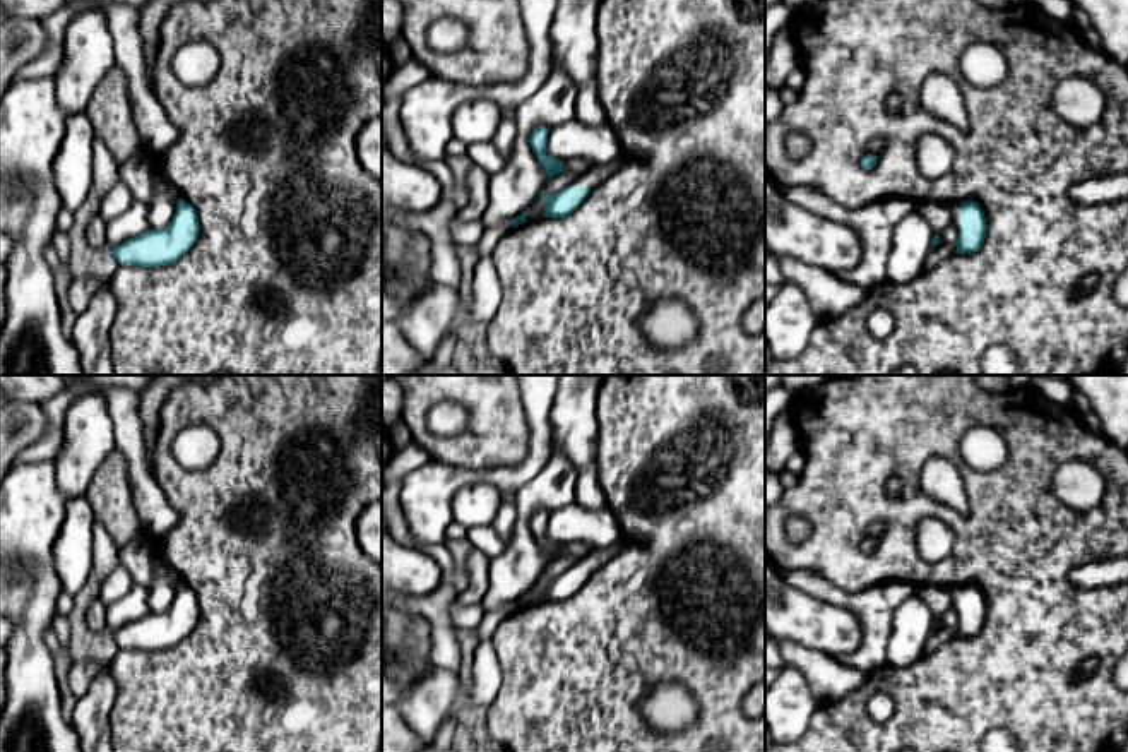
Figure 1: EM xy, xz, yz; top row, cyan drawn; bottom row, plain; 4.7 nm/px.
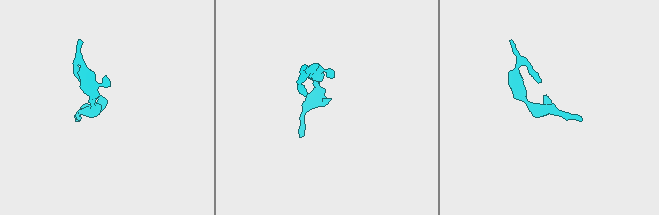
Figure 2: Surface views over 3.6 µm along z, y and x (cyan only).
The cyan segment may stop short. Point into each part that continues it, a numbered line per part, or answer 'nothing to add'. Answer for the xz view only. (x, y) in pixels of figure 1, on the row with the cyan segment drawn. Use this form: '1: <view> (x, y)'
1: xz (594, 175)

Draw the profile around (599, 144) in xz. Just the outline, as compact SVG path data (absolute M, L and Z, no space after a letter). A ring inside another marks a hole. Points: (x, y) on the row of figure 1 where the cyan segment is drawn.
M575 118L549 128L548 134L546 156L553 159L584 158L596 166L609 163L620 154L620 139L608 122L591 127Z

